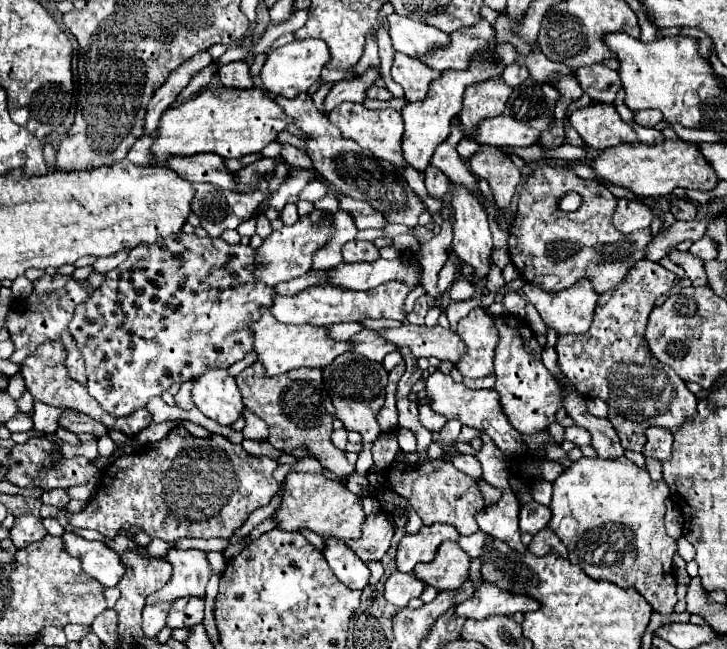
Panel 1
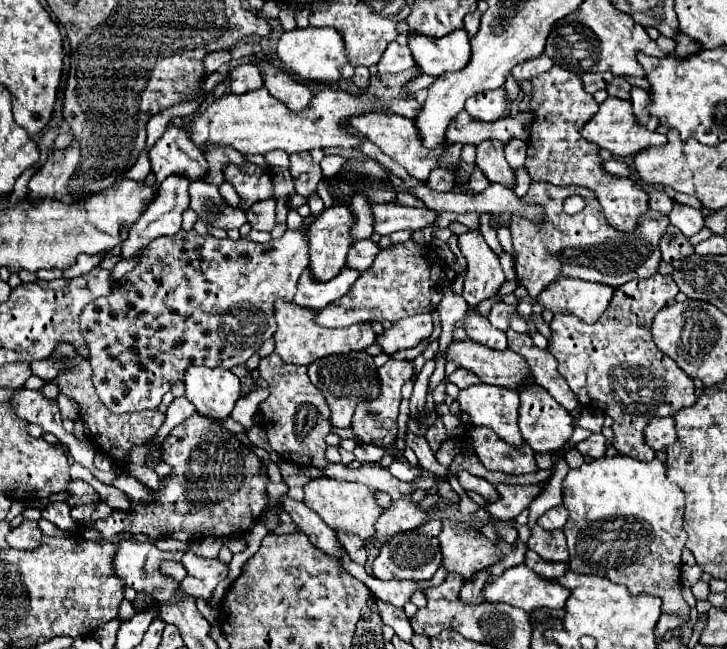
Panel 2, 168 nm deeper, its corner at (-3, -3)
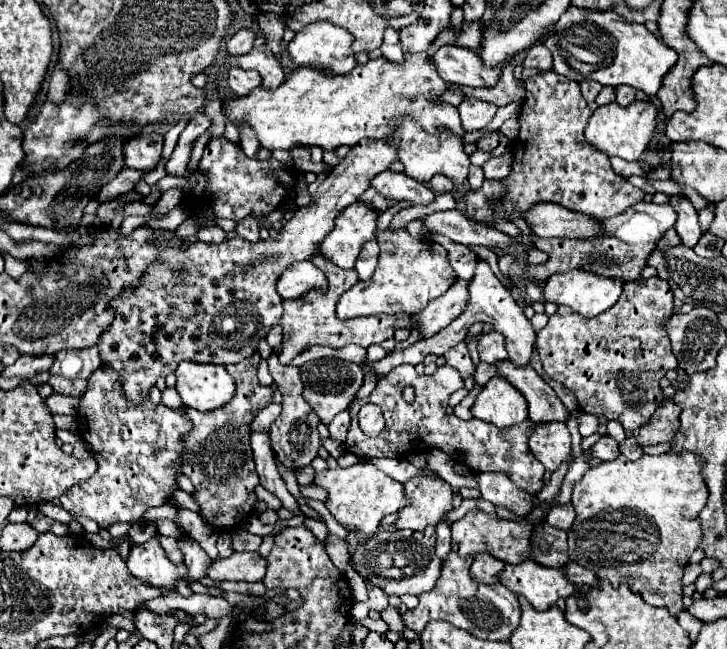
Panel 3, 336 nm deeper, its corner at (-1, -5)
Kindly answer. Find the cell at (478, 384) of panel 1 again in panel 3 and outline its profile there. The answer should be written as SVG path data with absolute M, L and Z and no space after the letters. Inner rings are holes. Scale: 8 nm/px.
M460 342L460 346L454 346L452 350L448 350L448 354L444 354L444 358L446 358L446 364L454 366L462 374L462 378L466 378L474 372L474 362L468 354L466 342Z

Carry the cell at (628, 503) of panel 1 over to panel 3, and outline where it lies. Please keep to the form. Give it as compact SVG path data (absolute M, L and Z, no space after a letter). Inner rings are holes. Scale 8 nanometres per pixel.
M644 454L638 460L626 460L618 456L616 460L592 466L580 482L574 486L572 504L576 508L576 520L568 530L568 556L572 562L592 570L598 578L618 586L626 582L632 590L640 592L650 606L662 606L672 616L676 616L682 604L682 574L692 556L700 546L702 530L698 514L708 498L708 488L702 478L702 462L694 454Z

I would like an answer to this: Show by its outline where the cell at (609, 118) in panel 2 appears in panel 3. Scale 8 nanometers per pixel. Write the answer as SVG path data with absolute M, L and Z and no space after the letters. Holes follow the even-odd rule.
M644 100L644 102L632 102L630 106L622 108L616 102L600 106L594 110L594 114L588 120L588 126L584 128L584 136L588 142L592 142L592 146L608 156L618 156L624 160L640 160L640 156L644 154L644 150L648 148L654 130L656 130L656 106L652 104L652 100Z

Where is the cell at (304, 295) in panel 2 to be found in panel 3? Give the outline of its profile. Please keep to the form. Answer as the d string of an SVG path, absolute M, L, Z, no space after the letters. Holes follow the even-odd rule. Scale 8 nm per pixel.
M308 260L296 262L296 266L284 270L284 274L280 274L280 280L276 280L276 292L282 298L300 298L304 292L312 288L322 288L326 292L328 284L324 274L316 270L316 266Z

